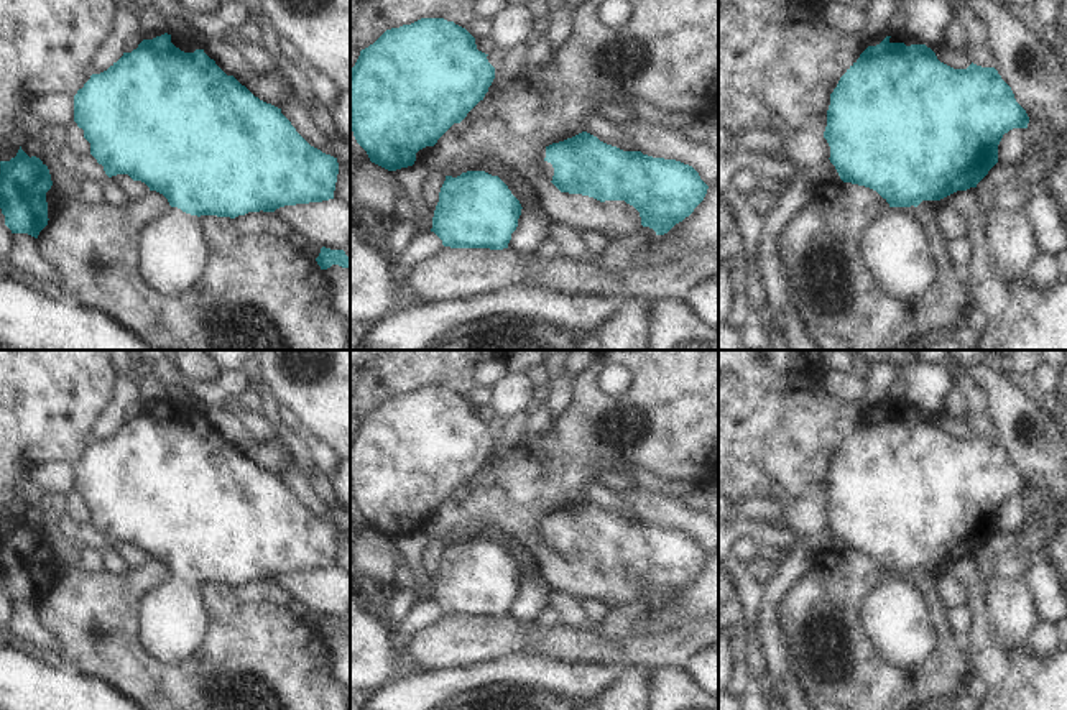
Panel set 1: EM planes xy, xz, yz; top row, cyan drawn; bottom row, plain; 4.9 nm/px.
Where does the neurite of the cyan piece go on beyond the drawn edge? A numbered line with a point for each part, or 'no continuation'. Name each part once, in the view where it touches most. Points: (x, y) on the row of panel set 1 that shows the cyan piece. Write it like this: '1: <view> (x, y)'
1: xz (545, 170)

